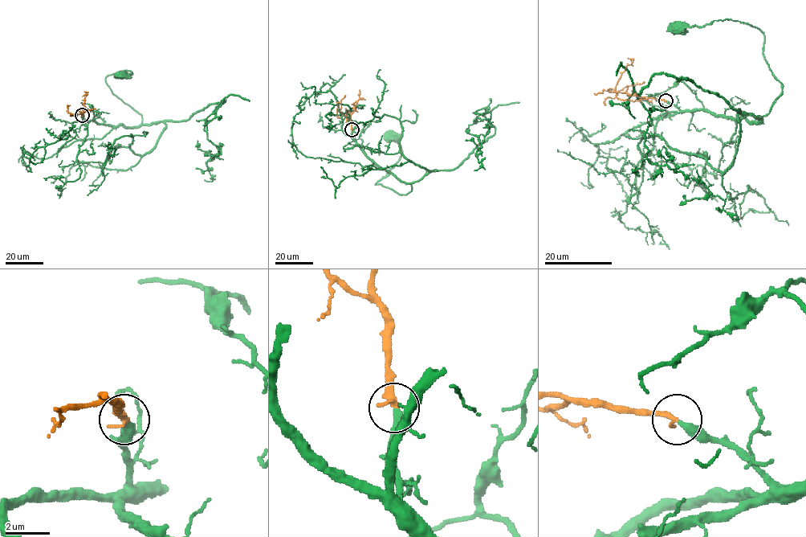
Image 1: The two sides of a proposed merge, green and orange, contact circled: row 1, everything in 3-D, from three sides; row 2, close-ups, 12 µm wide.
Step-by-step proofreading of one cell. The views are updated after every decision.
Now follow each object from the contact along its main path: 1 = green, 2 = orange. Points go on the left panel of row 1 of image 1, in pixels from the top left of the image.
1: (82, 116), (83, 120), (140, 125), (140, 114), (119, 99), (105, 81), (117, 72), (132, 72), (121, 75)
2: (82, 116), (80, 113), (87, 110), (83, 104), (86, 95), (84, 92)

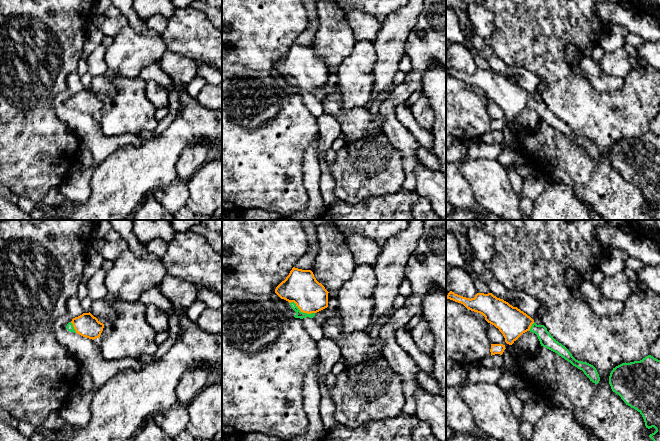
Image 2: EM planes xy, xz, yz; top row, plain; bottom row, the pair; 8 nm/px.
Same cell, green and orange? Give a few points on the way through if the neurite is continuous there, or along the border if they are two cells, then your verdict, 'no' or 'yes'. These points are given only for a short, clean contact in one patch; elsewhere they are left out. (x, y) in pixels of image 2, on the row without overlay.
way xz (299, 90), (302, 88), (301, 63); yes

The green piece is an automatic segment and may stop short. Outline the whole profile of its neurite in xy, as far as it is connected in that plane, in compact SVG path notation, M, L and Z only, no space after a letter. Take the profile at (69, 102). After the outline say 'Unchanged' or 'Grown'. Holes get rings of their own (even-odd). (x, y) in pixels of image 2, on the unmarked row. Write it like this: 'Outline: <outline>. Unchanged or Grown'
Outline: M89 88L73 94L72 97L67 100L66 104L70 108L78 109L83 113L94 116L100 114L104 100L99 98L98 95Z. Grown

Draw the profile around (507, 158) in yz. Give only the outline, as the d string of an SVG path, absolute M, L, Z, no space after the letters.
M517 143L506 147L498 156L498 162L506 169L512 168L516 159L520 156L520 149Z

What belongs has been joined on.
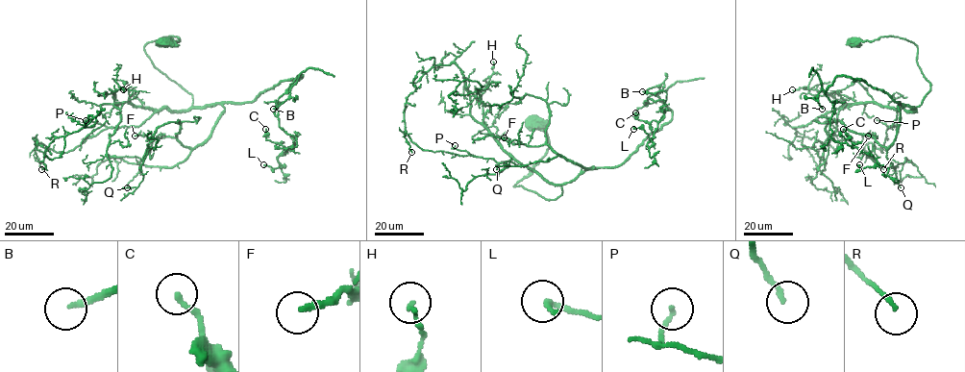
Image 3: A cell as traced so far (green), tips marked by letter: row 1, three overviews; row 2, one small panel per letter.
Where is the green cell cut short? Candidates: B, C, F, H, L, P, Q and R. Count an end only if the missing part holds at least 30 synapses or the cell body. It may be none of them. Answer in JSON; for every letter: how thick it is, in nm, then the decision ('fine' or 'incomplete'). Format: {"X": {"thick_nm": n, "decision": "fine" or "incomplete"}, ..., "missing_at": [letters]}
{"B": {"thick_nm": 200, "decision": "incomplete"}, "C": {"thick_nm": 200, "decision": "fine"}, "F": {"thick_nm": 200, "decision": "fine"}, "H": {"thick_nm": 140, "decision": "fine"}, "L": {"thick_nm": 220, "decision": "fine"}, "P": {"thick_nm": 130, "decision": "fine"}, "Q": {"thick_nm": 180, "decision": "fine"}, "R": {"thick_nm": 150, "decision": "fine"}, "missing_at": ["B"]}

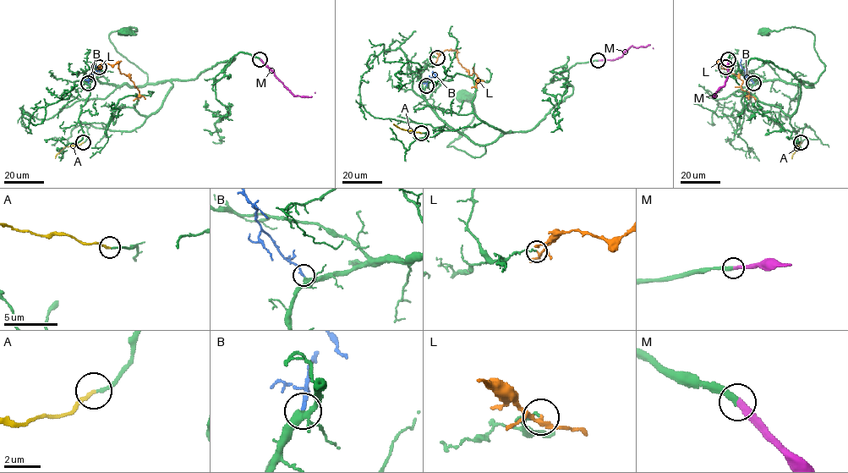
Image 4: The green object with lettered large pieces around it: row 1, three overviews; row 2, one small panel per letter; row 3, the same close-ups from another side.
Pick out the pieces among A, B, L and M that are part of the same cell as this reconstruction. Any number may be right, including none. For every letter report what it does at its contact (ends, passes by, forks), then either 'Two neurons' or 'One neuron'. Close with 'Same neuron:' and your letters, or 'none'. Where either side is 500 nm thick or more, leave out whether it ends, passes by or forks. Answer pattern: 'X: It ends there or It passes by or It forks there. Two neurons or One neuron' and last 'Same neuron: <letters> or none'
A: It ends there. One neuron
B: It ends there. One neuron
L: It passes by. Two neurons
M: It ends there. One neuron
Same neuron: A, B, M

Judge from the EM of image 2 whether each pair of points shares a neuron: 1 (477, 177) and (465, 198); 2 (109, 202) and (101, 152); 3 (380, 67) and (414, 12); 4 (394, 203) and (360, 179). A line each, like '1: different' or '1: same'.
1: different
2: different
3: same
4: different

